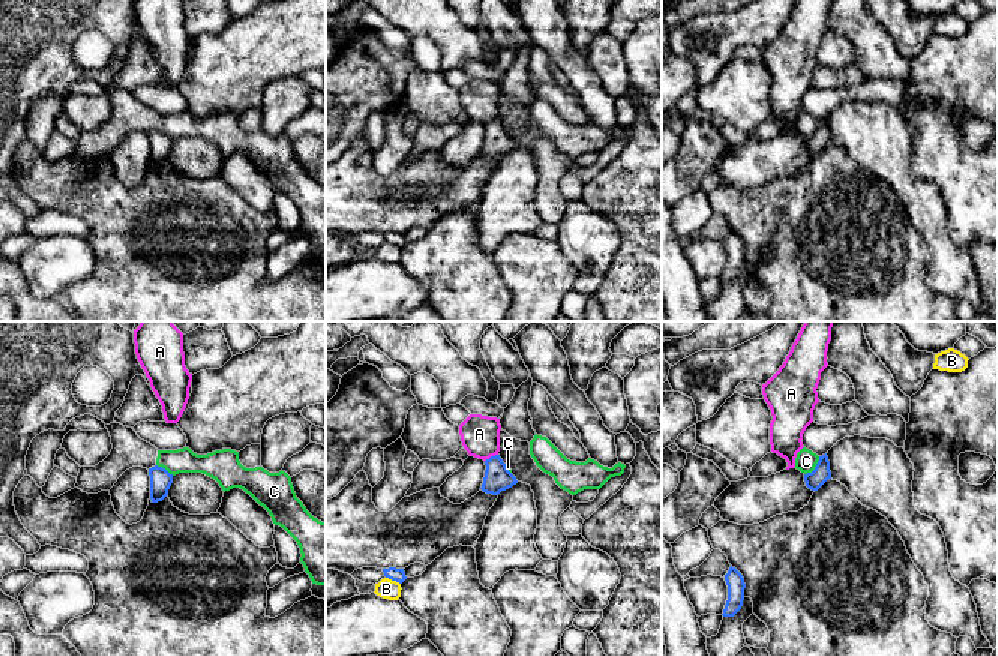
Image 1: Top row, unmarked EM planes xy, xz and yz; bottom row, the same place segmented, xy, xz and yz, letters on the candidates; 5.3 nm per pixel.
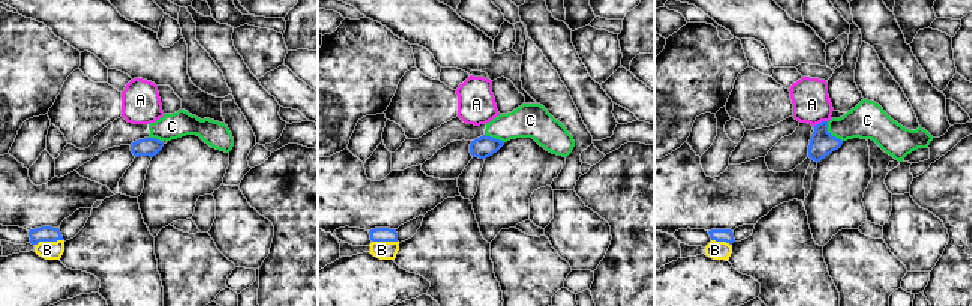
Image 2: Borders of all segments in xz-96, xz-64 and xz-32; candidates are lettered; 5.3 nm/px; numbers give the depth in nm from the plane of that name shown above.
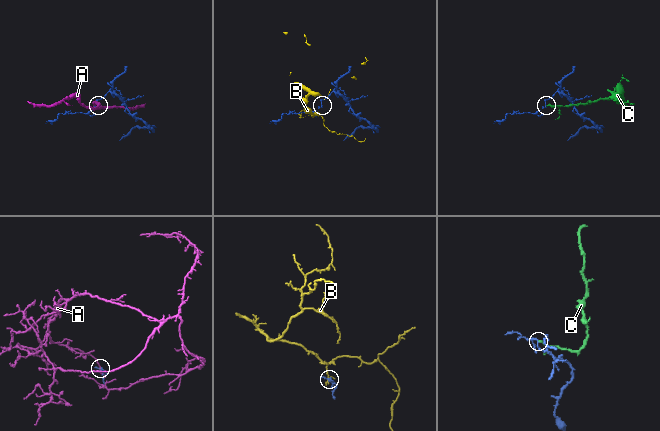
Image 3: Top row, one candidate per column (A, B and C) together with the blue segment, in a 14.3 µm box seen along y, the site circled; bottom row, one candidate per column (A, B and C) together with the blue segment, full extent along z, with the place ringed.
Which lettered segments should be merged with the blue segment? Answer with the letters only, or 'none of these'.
none of these

